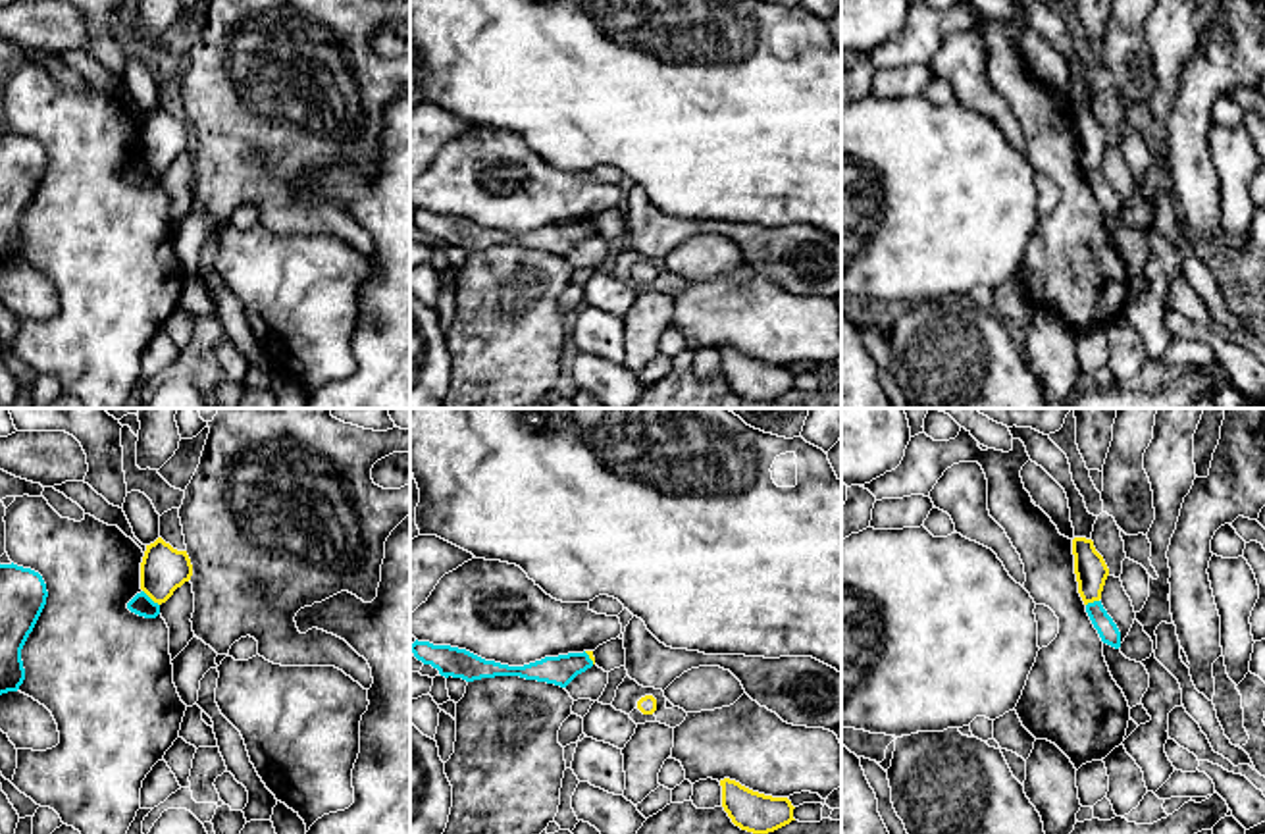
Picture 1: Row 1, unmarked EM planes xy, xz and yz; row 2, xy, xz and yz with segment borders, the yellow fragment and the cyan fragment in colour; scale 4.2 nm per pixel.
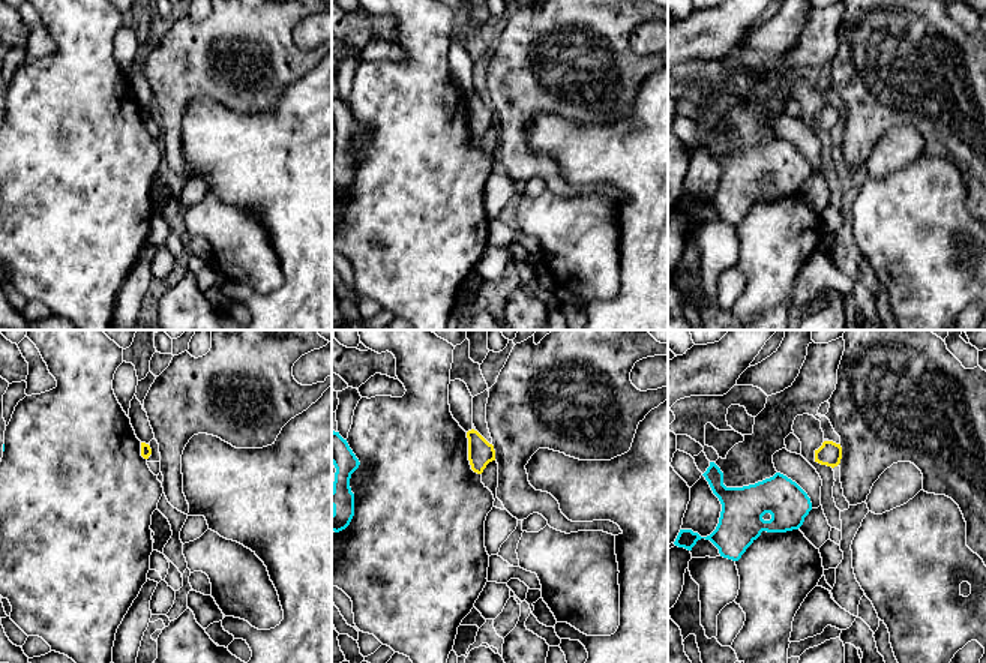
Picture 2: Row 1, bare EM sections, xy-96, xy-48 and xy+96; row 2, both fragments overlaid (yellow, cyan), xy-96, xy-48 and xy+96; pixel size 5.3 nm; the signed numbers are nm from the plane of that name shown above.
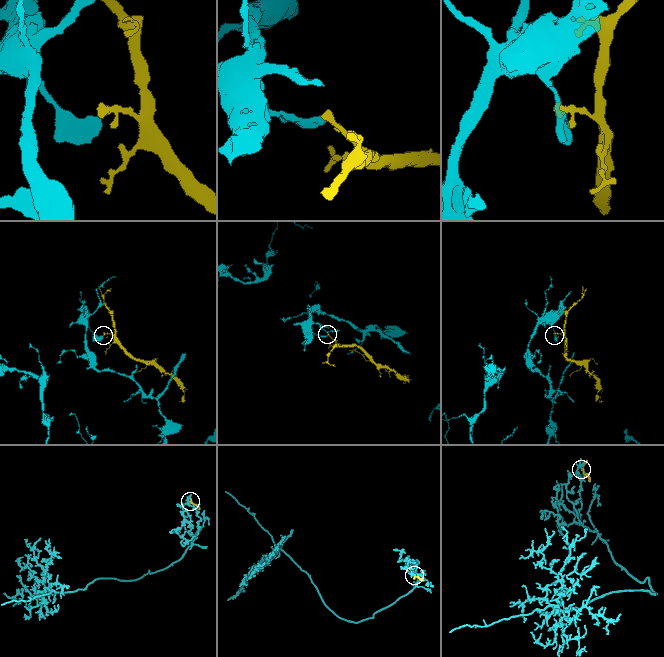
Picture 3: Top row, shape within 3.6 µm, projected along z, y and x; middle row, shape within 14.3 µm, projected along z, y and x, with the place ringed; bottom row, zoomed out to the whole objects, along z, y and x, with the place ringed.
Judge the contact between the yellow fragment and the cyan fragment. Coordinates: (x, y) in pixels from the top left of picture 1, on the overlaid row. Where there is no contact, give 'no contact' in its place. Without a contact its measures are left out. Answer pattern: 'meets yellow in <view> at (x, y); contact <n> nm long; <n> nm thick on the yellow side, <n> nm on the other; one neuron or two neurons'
meets yellow in xy at (151, 598); contact 100 nm long; 190 nm thick on the yellow side, 90 nm on the other; two neurons

